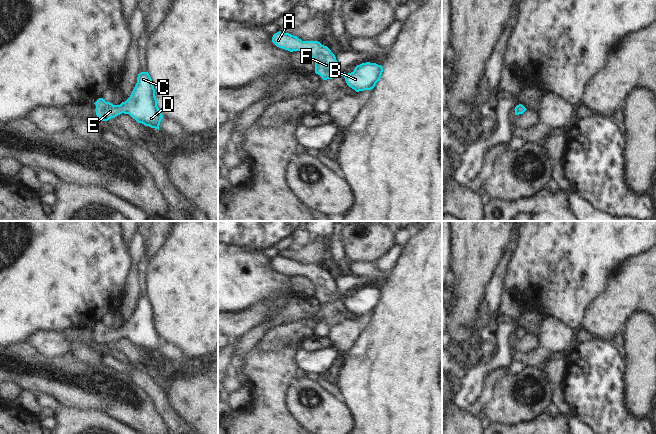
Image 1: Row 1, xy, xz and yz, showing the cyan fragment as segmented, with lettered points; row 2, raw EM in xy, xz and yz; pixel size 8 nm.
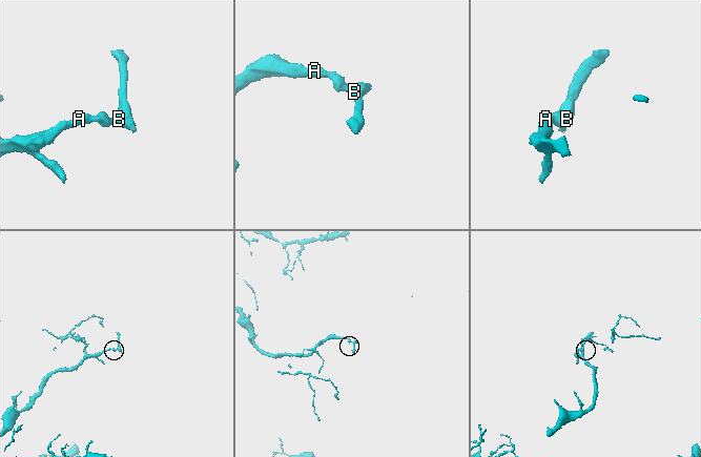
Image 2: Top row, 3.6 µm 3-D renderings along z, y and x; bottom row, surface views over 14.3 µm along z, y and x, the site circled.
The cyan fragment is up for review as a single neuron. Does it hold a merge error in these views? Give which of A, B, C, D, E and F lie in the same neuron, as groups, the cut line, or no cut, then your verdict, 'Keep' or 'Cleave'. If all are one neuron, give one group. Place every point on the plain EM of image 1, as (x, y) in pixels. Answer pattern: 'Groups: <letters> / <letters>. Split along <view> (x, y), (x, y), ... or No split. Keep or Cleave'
Groups: A B C D E F. No split. Keep

